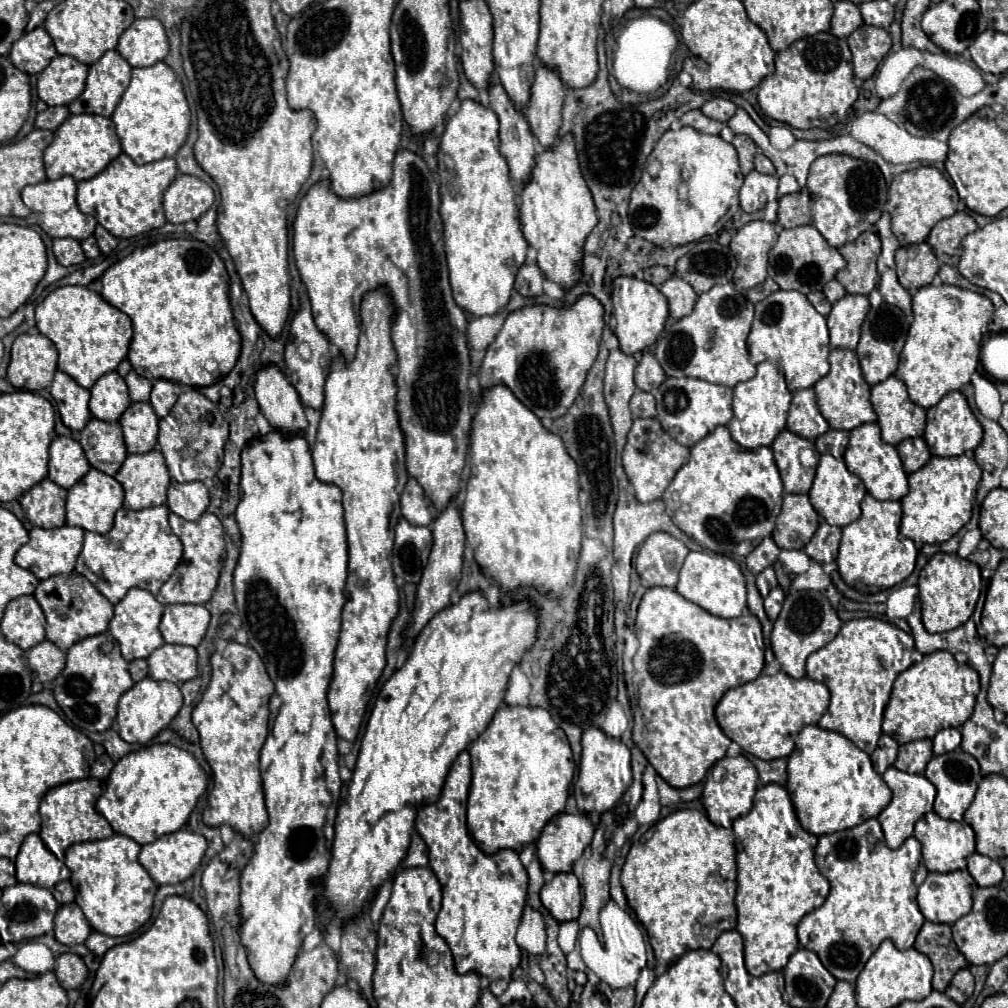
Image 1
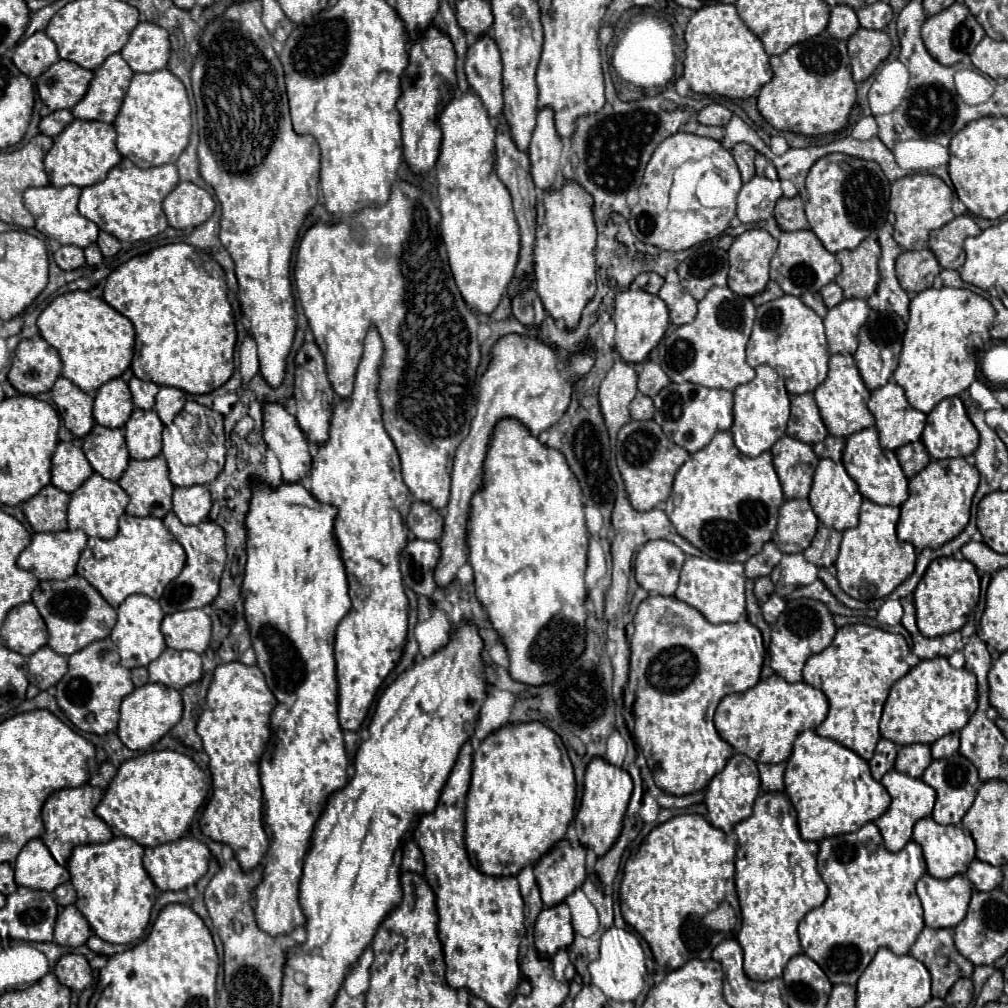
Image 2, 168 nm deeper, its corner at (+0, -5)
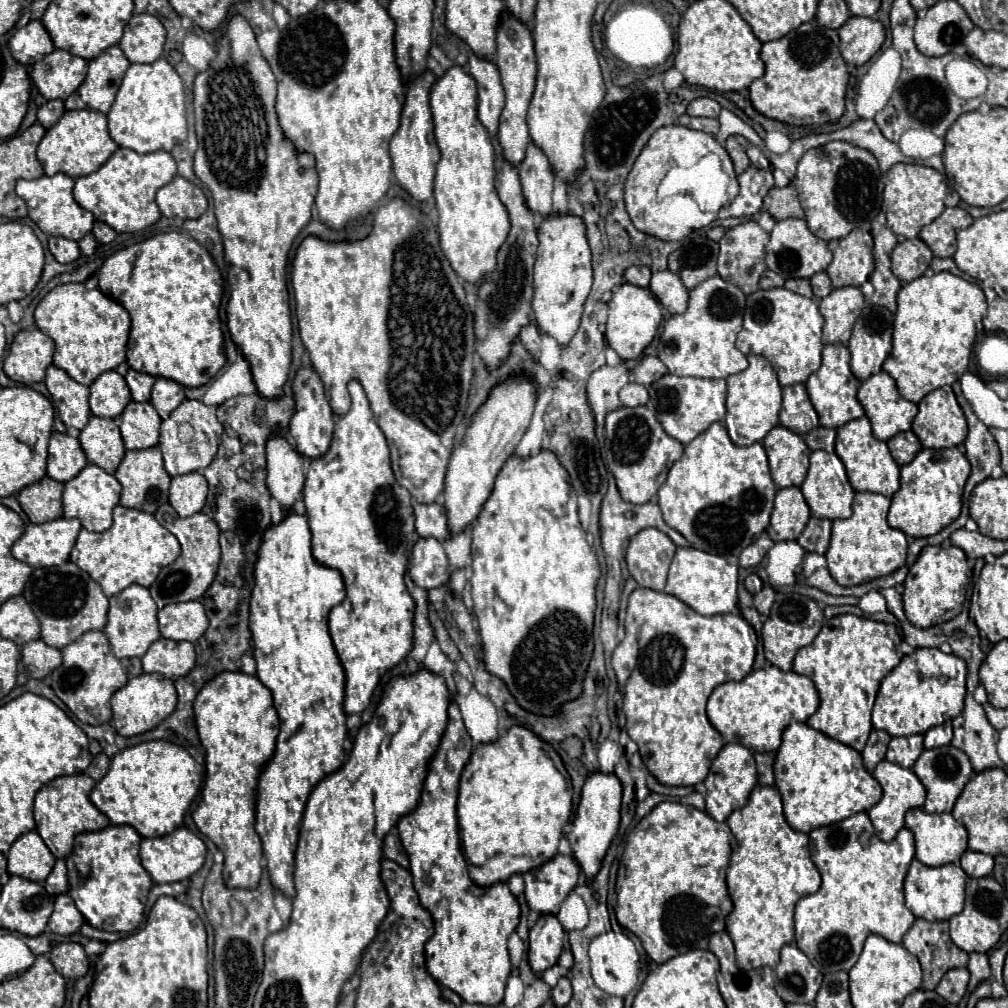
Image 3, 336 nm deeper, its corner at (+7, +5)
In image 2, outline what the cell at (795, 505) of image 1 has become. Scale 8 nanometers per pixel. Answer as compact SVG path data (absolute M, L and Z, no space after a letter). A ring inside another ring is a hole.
M785 500L779 510L779 522L773 542L781 552L803 552L811 544L817 528L819 520L809 500Z

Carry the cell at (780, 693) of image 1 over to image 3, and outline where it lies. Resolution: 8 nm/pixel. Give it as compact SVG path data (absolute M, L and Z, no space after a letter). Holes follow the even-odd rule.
M766 666L740 682L730 680L716 686L708 698L708 718L726 742L740 742L752 752L776 752L788 722L794 718L806 722L818 710L818 704L818 690L808 676Z

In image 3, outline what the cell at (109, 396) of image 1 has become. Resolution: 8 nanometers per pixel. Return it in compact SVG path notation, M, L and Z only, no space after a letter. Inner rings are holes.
M104 372L90 384L90 410L94 416L116 418L130 402L126 380L116 372Z

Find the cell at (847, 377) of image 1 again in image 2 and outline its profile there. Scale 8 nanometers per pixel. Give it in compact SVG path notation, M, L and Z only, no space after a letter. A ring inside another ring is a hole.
M833 354L829 358L829 374L827 374L825 382L821 382L815 388L813 396L815 396L815 402L819 406L823 424L827 426L829 434L833 434L837 438L847 438L853 432L859 432L859 430L875 424L873 416L867 408L867 402L869 402L871 394L865 388L861 376L859 376L859 370L855 366L853 356L849 356L849 354Z

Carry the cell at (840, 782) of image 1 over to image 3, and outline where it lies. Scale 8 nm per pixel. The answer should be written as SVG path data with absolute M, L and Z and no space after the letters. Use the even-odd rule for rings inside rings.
M796 720L784 730L774 760L774 776L788 824L806 834L814 828L840 822L852 814L866 812L882 796L880 784L864 768L860 752Z

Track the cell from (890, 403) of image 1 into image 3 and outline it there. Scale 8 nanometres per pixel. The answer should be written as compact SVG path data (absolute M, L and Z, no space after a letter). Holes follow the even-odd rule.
M878 372L862 382L858 400L872 424L872 434L878 440L888 440L900 432L910 430L918 406L900 396L890 374Z

